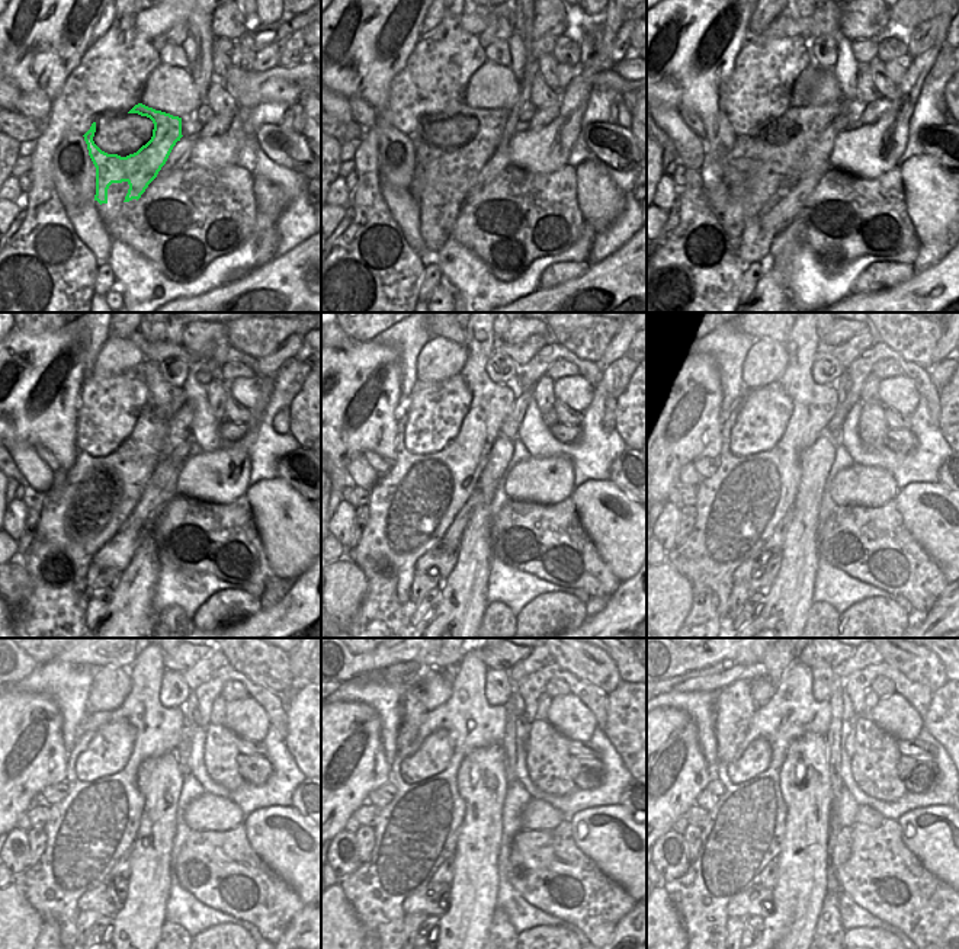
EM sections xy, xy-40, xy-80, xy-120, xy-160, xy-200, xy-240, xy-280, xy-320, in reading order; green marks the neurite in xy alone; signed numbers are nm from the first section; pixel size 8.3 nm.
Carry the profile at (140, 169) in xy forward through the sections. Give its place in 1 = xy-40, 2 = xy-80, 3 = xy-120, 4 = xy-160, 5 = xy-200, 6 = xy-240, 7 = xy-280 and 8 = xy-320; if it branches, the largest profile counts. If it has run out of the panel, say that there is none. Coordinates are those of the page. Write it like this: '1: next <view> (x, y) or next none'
1: next xy-40 (461, 166)
2: next xy-80 (783, 169)
3: next xy-120 (180, 425)
4: next xy-160 (538, 365)
5: next xy-200 (859, 369)
6: next xy-240 (207, 693)
7: next xy-280 (532, 686)
8: next xy-320 (858, 683)

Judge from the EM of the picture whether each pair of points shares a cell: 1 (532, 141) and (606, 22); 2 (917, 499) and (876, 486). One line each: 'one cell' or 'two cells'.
1: one cell
2: two cells

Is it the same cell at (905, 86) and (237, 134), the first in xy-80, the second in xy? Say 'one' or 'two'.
one

